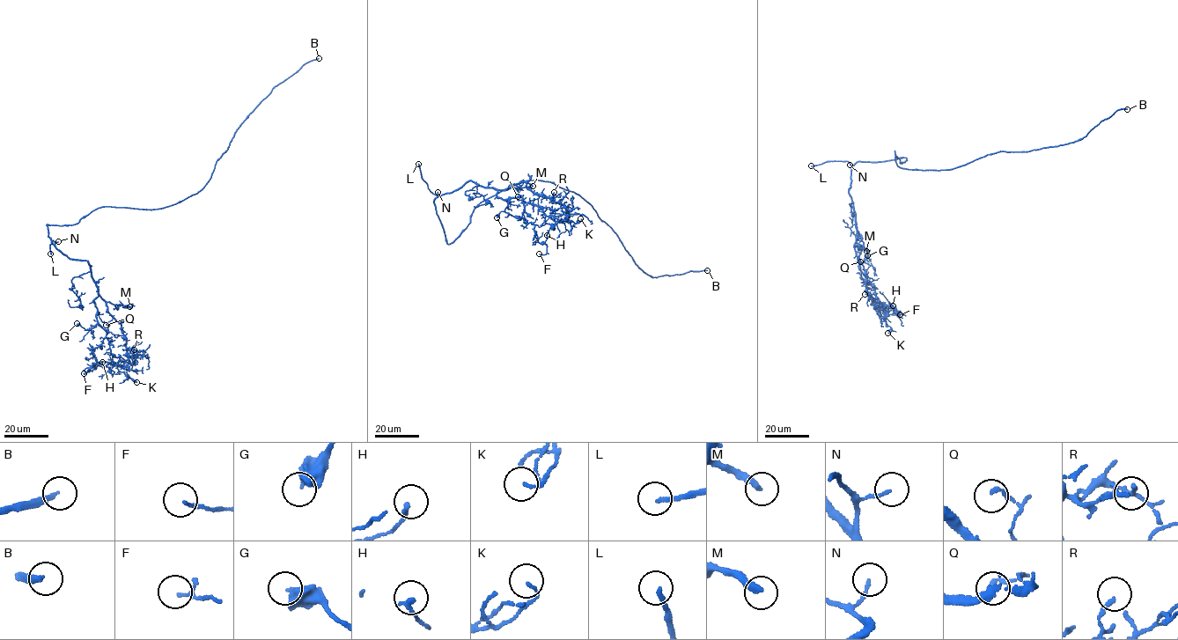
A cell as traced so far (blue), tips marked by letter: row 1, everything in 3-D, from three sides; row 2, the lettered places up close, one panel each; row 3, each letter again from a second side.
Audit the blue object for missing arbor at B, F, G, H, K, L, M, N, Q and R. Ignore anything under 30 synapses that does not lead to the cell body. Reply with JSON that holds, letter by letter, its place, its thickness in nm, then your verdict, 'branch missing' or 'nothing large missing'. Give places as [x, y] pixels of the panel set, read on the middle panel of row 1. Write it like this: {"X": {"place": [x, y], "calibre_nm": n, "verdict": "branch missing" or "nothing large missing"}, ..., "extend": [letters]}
{"B": {"place": [707, 270], "calibre_nm": 240, "verdict": "branch missing"}, "F": {"place": [539, 253], "calibre_nm": 70, "verdict": "nothing large missing"}, "G": {"place": [496, 217], "calibre_nm": 500, "verdict": "nothing large missing"}, "H": {"place": [547, 235], "calibre_nm": 190, "verdict": "nothing large missing"}, "K": {"place": [580, 218], "calibre_nm": 110, "verdict": "nothing large missing"}, "L": {"place": [418, 164], "calibre_nm": 200, "verdict": "branch missing"}, "M": {"place": [533, 186], "calibre_nm": 280, "verdict": "branch missing"}, "N": {"place": [438, 192], "calibre_nm": 130, "verdict": "nothing large missing"}, "Q": {"place": [518, 196], "calibre_nm": 150, "verdict": "nothing large missing"}, "R": {"place": [554, 192], "calibre_nm": 170, "verdict": "nothing large missing"}, "extend": ["B", "L", "M"]}

